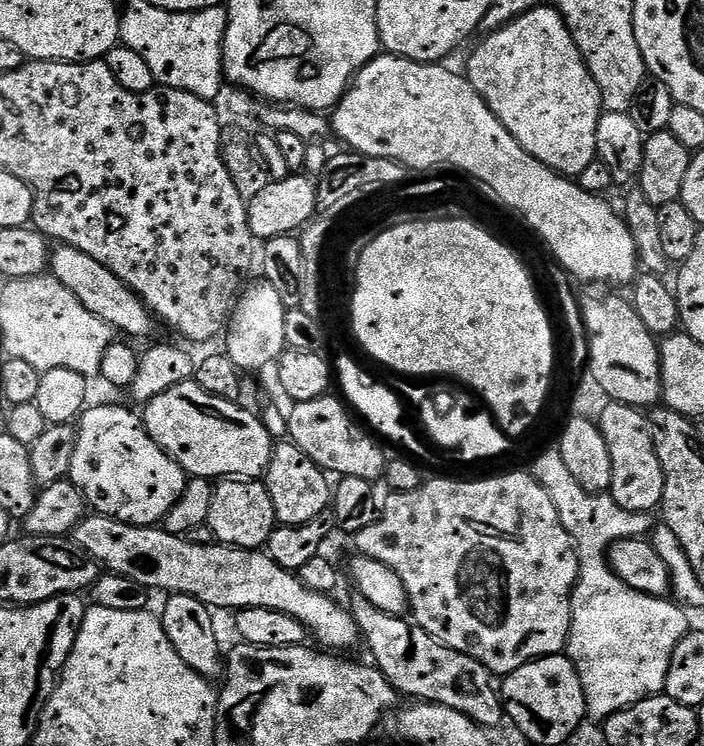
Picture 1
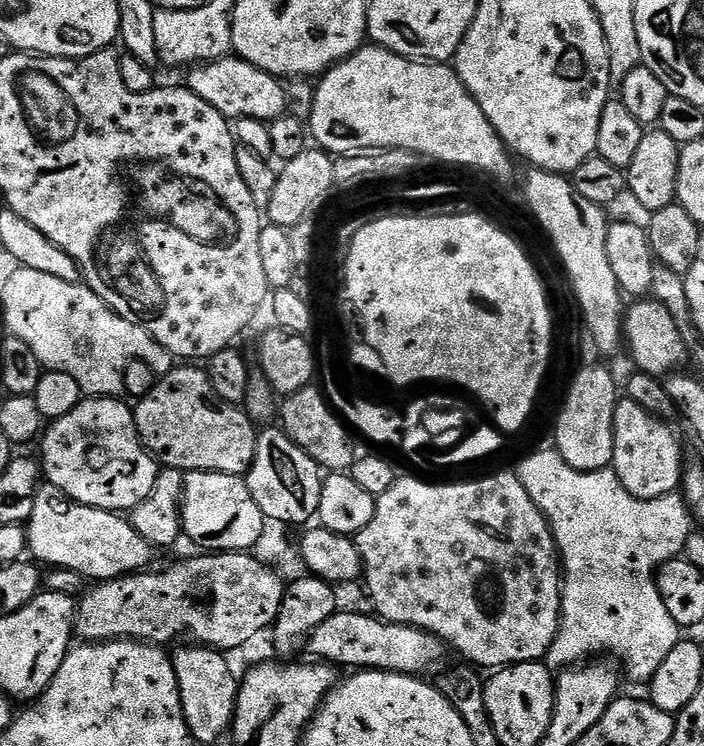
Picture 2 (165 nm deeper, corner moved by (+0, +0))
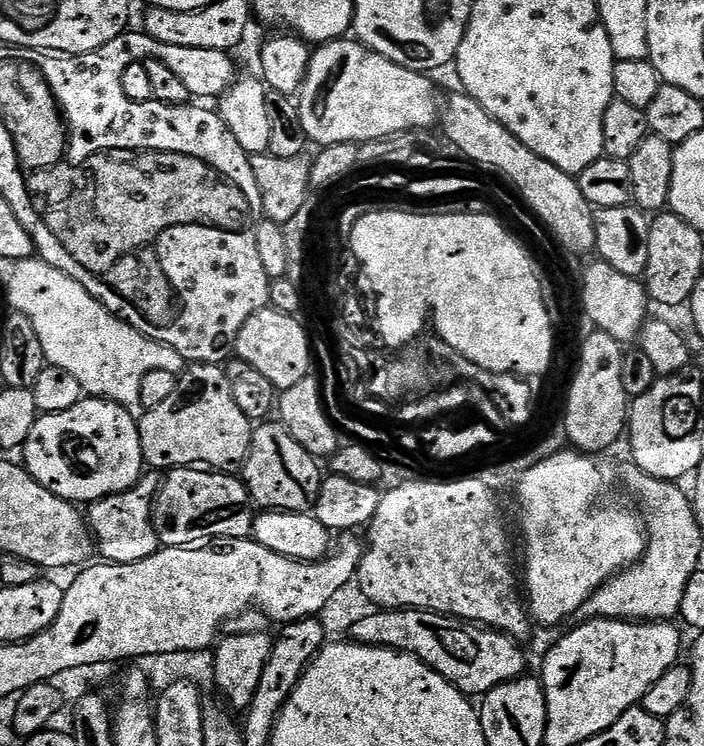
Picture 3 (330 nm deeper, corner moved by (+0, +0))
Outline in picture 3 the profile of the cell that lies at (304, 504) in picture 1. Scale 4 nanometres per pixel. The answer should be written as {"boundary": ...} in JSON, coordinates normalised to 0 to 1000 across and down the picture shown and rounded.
{"boundary":[[[369,566],[358,576],[358,597],[352,615],[344,623],[344,642],[352,651],[359,677],[371,682],[442,688],[449,678],[457,642],[457,631],[449,622],[453,622],[450,613],[423,598],[402,568]]]}

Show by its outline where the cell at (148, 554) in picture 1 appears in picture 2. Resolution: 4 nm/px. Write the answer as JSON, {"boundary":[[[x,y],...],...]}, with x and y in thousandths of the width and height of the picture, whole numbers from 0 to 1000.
{"boundary":[[[64,647],[51,658],[48,684],[37,712],[40,740],[51,744],[50,749],[58,757],[105,764],[125,780],[165,777],[170,772],[206,765],[219,744],[216,729],[190,710],[186,696],[114,676],[71,647]]]}

